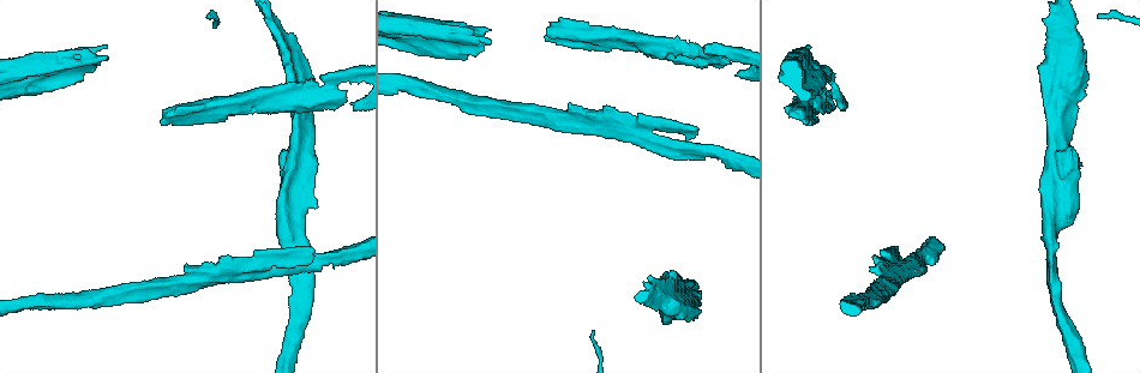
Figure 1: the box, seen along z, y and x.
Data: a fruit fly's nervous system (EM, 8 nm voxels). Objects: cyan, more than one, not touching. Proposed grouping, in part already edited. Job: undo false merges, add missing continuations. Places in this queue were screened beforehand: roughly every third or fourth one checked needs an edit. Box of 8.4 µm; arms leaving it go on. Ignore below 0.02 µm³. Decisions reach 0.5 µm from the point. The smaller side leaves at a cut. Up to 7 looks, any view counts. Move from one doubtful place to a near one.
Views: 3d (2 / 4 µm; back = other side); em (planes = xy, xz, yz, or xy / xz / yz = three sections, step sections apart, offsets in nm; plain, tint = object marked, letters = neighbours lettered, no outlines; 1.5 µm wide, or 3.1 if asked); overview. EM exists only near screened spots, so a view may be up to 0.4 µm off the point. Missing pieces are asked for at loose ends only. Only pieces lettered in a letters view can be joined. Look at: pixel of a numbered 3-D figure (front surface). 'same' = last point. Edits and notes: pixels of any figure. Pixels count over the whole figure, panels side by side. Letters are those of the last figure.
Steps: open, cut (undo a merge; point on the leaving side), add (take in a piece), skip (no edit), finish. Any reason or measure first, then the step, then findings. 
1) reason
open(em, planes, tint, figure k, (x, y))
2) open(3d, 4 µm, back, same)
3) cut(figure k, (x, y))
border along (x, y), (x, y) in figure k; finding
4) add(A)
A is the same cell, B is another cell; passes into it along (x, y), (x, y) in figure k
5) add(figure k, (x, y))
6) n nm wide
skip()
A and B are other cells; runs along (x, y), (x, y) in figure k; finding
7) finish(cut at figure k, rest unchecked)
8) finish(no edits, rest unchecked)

thick turns thin
open(3d, 2 µm, figure 1, (30, 69))

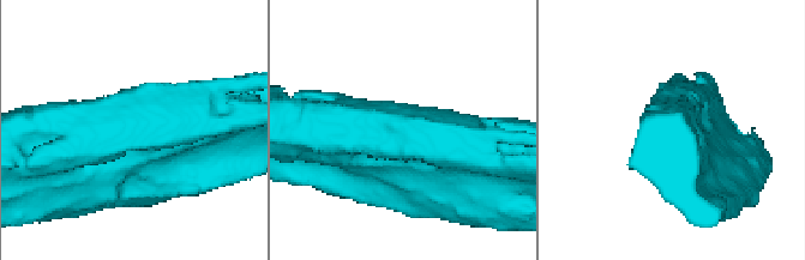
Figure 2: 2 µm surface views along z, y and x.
now the EM
open(em, yz, step 4, tint, figure 2, (400, 131))

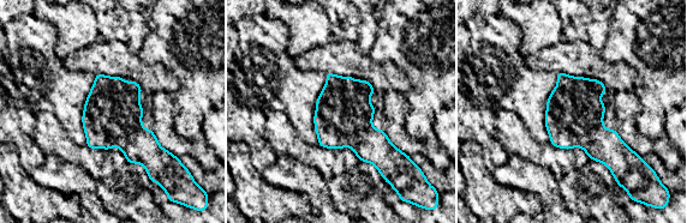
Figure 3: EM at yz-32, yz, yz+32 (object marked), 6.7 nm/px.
open(em, xy, step 8, letters, same)

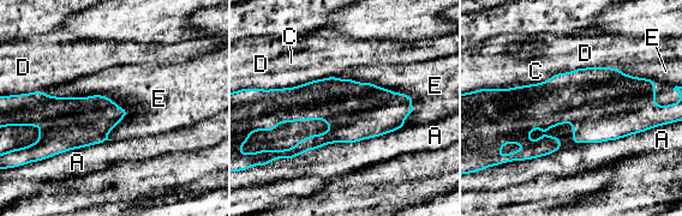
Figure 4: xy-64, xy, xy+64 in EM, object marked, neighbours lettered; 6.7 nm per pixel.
skip()
A, C, D and E are other cells; border along (560, 72), (539, 83), (521, 85) in figure 4; continuous, no second neuron

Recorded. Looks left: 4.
two arms at a narrow angle
open(3d, 4 µm, figure 1, (199, 284))

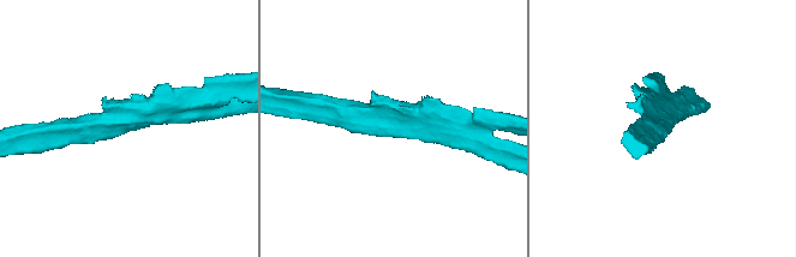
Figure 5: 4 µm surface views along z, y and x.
3 arms; arms of 220, 240, 260 nm; now the EM
open(em, planes, letters, figure 5, (390, 124))

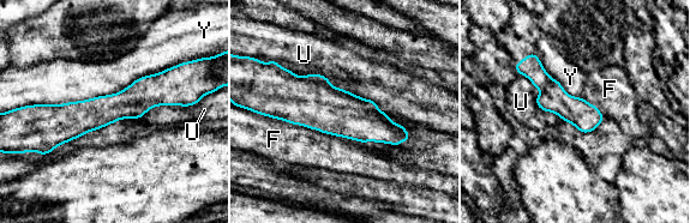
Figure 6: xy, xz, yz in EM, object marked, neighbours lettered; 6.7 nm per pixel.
cut(figure 6, (530, 66))
F, U and Y are other cells; a second neuron is stuck on

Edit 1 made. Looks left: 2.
finish(cut at figure 6, rest unchecked)

